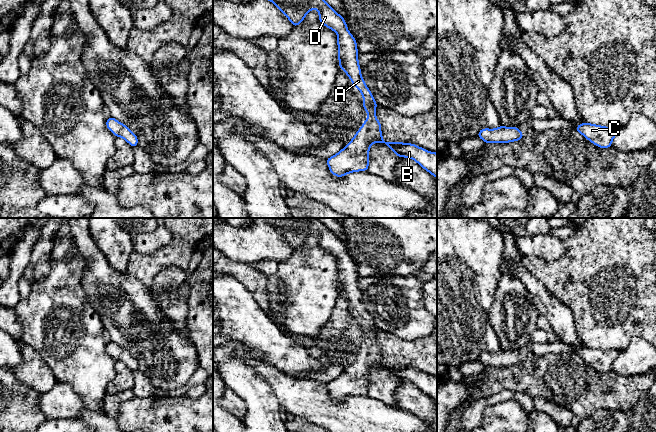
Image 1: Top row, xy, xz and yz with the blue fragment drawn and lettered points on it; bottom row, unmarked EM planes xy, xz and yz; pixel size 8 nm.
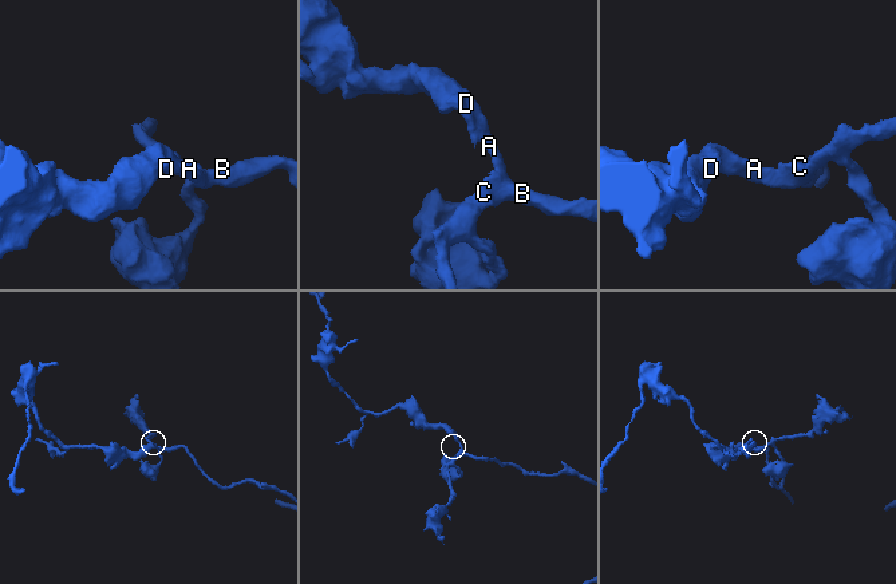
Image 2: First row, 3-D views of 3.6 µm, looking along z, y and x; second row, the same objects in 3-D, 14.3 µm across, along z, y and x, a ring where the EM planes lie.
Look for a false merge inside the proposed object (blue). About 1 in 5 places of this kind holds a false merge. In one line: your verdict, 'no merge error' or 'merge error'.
no merge error

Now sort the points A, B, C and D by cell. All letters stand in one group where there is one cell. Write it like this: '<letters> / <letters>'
A B C D

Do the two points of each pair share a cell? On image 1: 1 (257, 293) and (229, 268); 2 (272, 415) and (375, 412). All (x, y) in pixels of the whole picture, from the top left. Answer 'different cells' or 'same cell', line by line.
1: same cell
2: different cells

